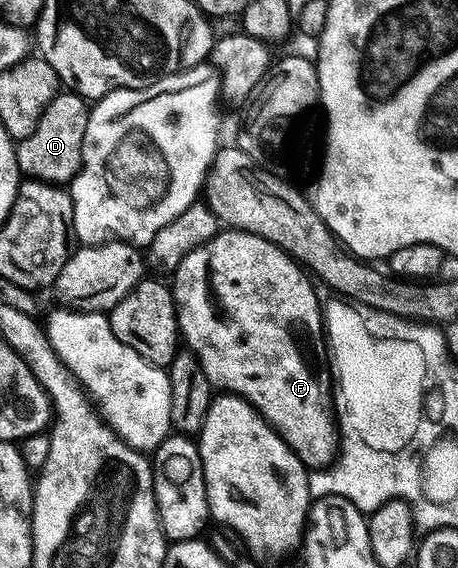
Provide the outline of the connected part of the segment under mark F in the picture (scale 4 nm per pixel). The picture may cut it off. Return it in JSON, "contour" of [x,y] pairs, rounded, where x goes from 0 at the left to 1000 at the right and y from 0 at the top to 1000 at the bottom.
{"contour":[[[487,401],[469,417],[454,423],[448,433],[432,433],[428,440],[413,444],[413,451],[404,451],[404,458],[395,458],[395,465],[380,475],[378,489],[382,489],[378,516],[382,519],[382,542],[391,556],[391,586],[406,614],[424,623],[426,632],[439,641],[439,648],[463,681],[526,699],[546,715],[557,717],[559,725],[624,775],[627,787],[662,812],[664,820],[672,824],[721,822],[734,812],[745,792],[740,745],[727,713],[727,653],[718,643],[718,618],[705,579],[701,530],[697,532],[694,521],[688,519],[688,511],[679,505],[681,491],[666,481],[664,470],[633,447],[611,440],[609,435],[598,433],[594,426],[570,415],[544,412],[537,405]]]}

